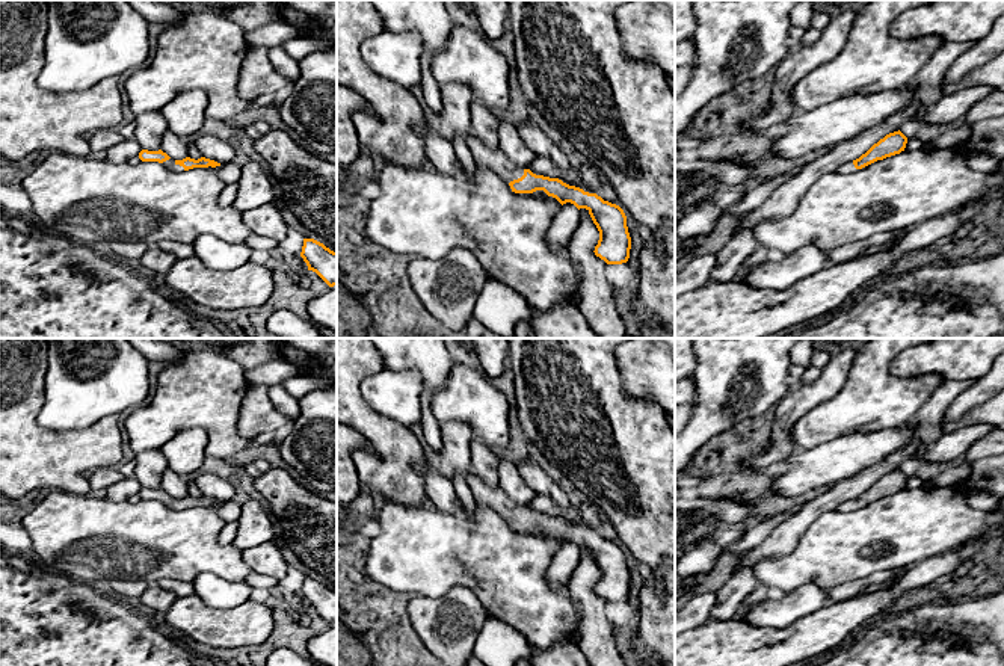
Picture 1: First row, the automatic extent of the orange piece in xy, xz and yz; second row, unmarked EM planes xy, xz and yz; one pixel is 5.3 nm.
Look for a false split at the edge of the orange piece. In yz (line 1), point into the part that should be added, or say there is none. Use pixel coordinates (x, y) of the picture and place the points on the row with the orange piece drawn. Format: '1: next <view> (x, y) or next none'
1: next yz (847, 168)

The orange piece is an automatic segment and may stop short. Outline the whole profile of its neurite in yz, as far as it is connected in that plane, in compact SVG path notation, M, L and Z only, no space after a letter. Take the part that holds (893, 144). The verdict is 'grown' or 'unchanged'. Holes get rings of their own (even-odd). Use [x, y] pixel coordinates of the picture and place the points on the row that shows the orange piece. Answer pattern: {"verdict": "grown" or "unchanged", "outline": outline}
{"verdict": "grown", "outline": "M898 130L894 133L886 134L877 143L874 143L865 154L853 162L847 162L841 165L836 172L839 174L852 174L858 169L862 169L877 160L883 160L886 157L900 154L904 151L907 143L907 137Z"}

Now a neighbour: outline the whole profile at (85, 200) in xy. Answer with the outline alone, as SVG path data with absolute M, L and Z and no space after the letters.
M63 153L44 156L21 183L32 202L30 219L42 231L86 246L97 240L143 242L148 246L162 240L193 245L204 234L245 243L252 231L234 205L219 204L223 186L211 168L174 172L159 162L112 163L94 154L75 157Z

